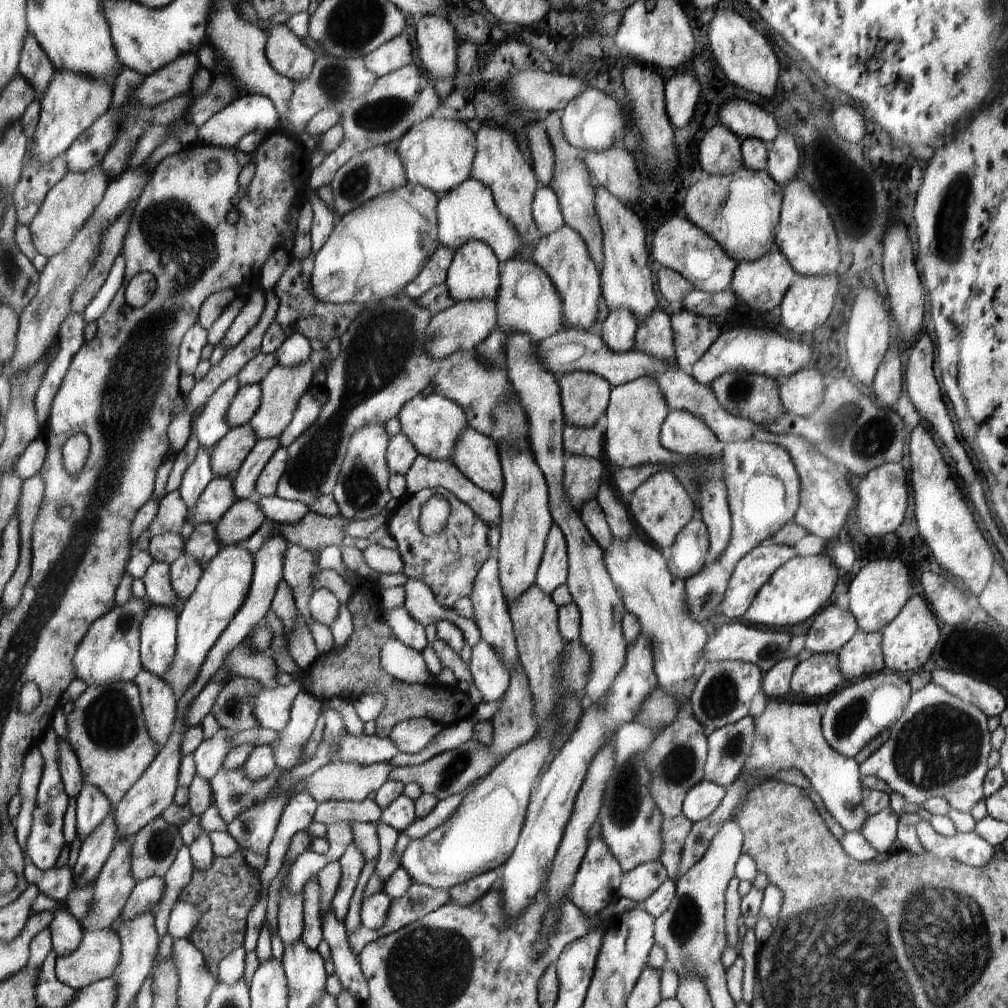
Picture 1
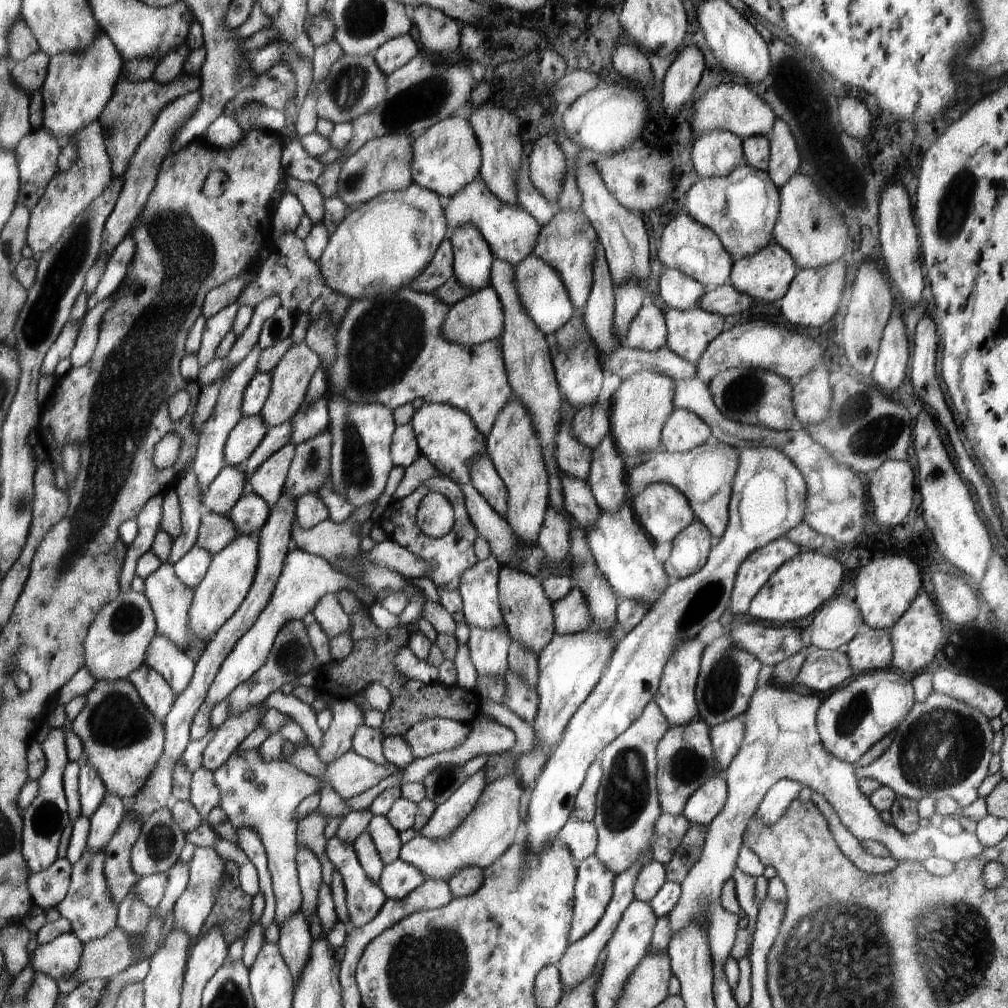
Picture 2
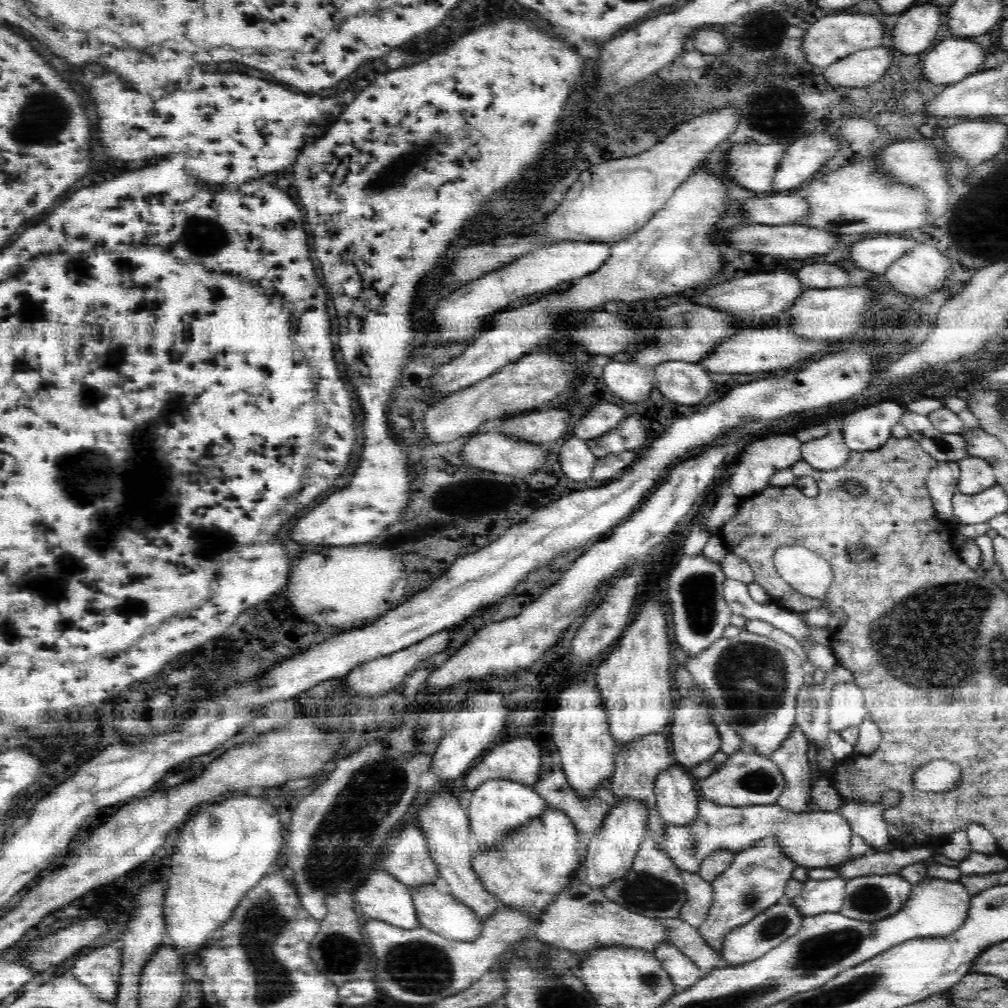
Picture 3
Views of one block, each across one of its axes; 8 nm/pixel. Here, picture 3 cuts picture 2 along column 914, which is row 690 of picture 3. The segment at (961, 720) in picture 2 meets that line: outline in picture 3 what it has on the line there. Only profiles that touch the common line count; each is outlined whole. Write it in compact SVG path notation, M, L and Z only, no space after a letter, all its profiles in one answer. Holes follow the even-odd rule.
M748 630L732 638L719 638L700 657L690 657L685 662L685 669L692 675L698 686L705 686L711 704L725 718L727 724L736 731L743 744L749 744L762 758L771 759L778 746L786 740L795 724L795 708L798 692L804 682L802 660L797 654L776 642L773 638Z

